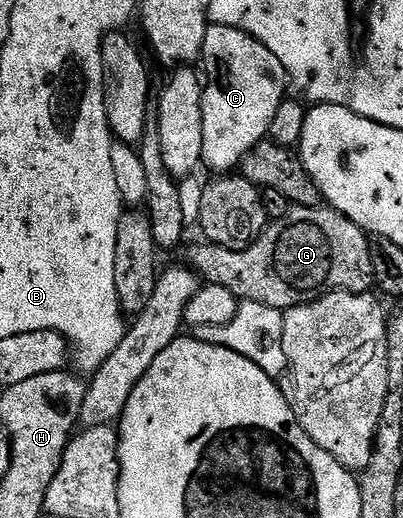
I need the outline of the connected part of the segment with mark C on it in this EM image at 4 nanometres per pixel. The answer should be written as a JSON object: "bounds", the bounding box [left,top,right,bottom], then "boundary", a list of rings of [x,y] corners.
{"bounds":[202,25,289,172],"boundary":[[[208,25],[202,62],[205,75],[202,165],[215,170],[211,172],[231,172],[258,142],[268,137],[273,116],[289,90],[289,79],[285,68],[281,68],[281,60],[265,44],[228,26]]]}

